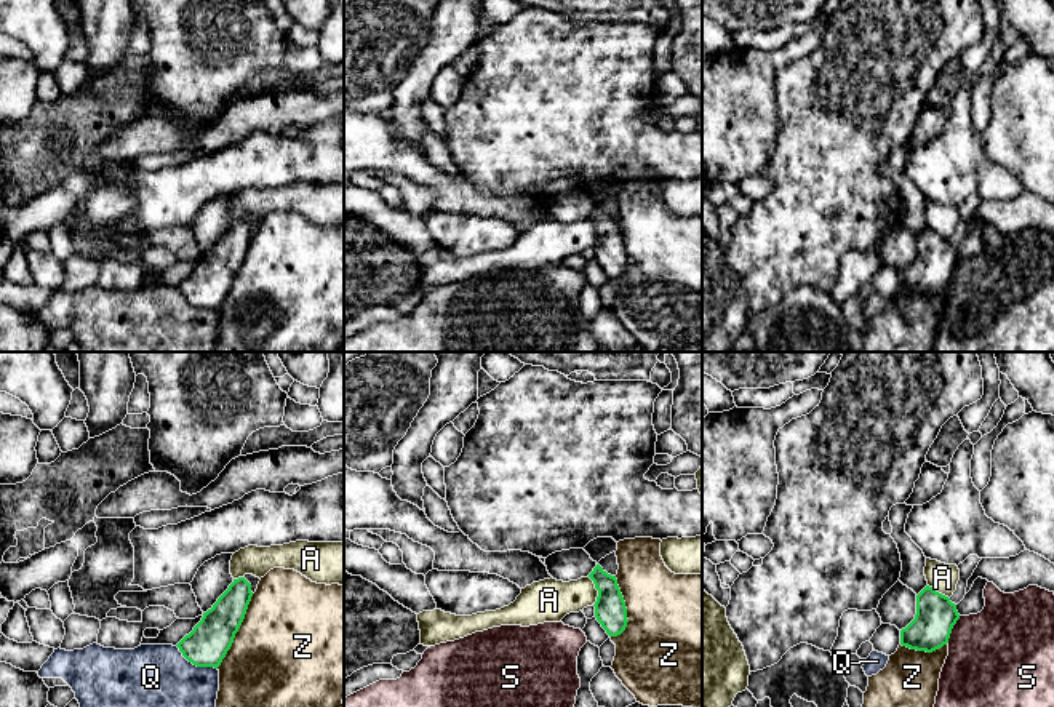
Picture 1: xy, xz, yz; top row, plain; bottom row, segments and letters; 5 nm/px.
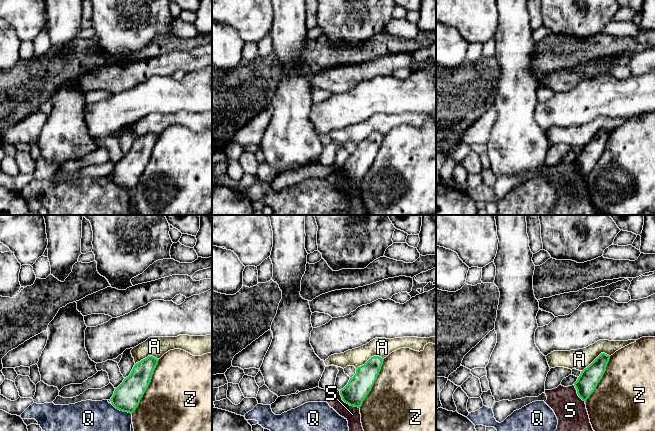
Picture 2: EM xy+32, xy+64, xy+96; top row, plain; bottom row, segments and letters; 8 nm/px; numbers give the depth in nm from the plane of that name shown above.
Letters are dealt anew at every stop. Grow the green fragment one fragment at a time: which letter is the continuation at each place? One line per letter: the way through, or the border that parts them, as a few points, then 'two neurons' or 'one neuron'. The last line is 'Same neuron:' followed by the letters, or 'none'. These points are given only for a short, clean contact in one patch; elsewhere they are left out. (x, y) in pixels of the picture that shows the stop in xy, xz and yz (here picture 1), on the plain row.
A: border along xz (589, 218), (597, 232), (594, 247); two neurons
Q: two neurons
S: border along yz (960, 258), (947, 283); two neurons
Z: two neurons
Same neuron: none

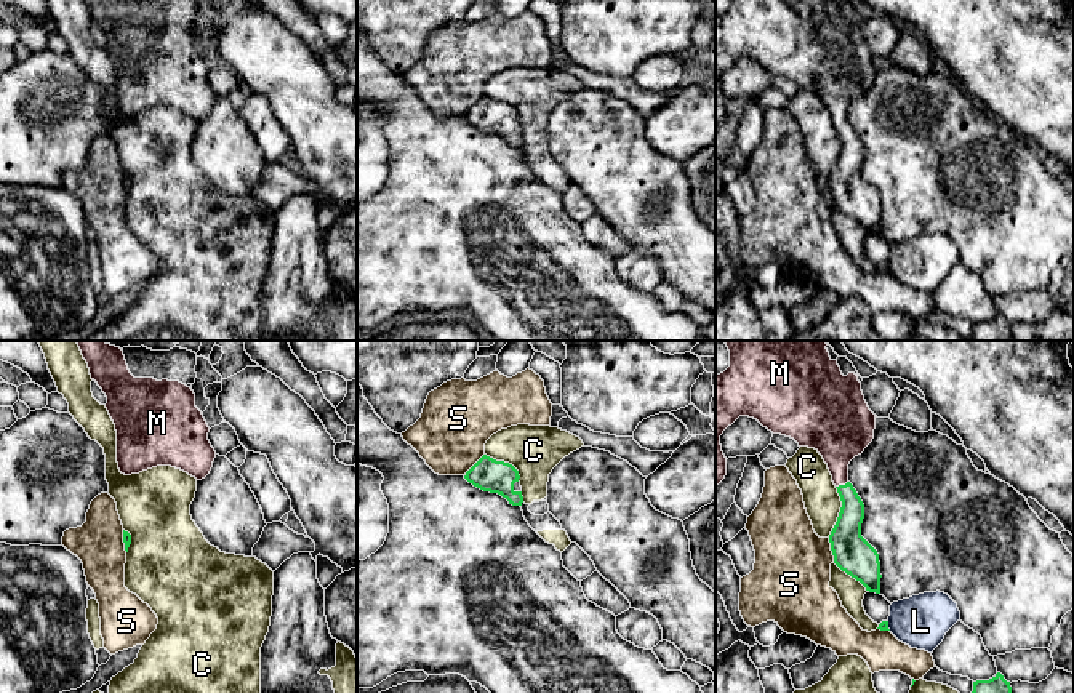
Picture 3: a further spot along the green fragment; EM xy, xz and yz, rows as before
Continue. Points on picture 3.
C: two neurons
L: border along yz (887, 263), (890, 271); two neurons
M: runs through yz (845, 176), (849, 136), (841, 127), (839, 77); one neuron
S: two neurons
Same neuron: M

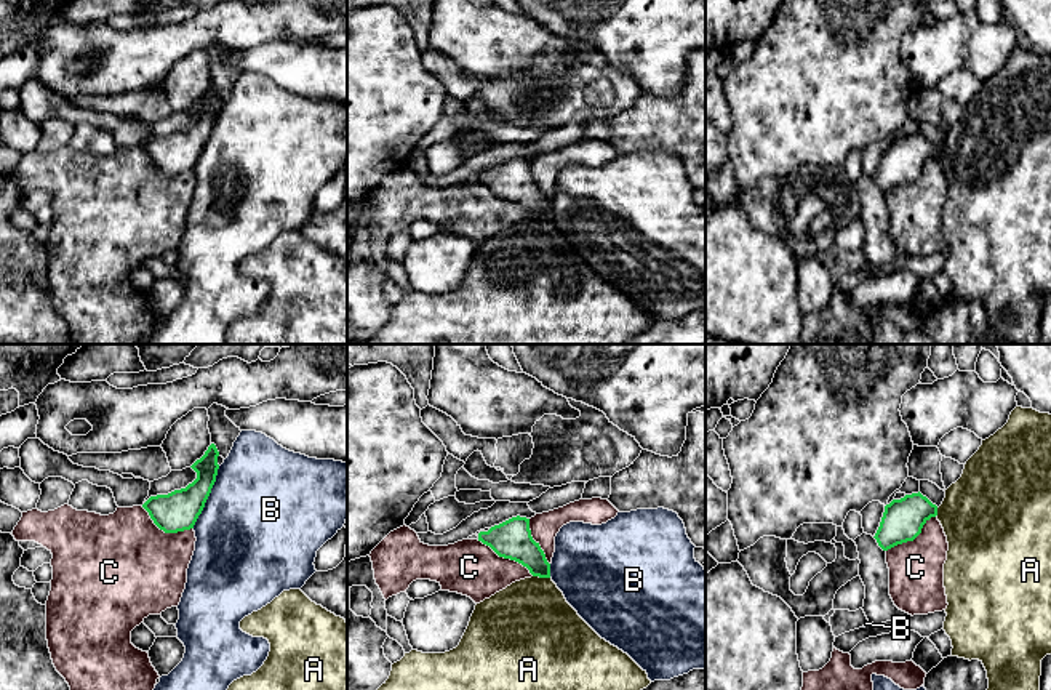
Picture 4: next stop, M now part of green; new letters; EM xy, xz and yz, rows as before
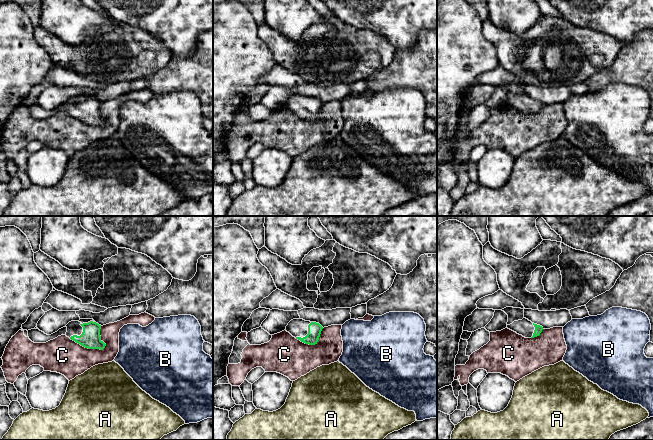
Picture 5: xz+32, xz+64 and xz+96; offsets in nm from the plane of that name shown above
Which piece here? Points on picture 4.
A: border along xz (533, 216), (549, 220); two neurons
B: two neurons
C: two neurons
Same neuron: none

